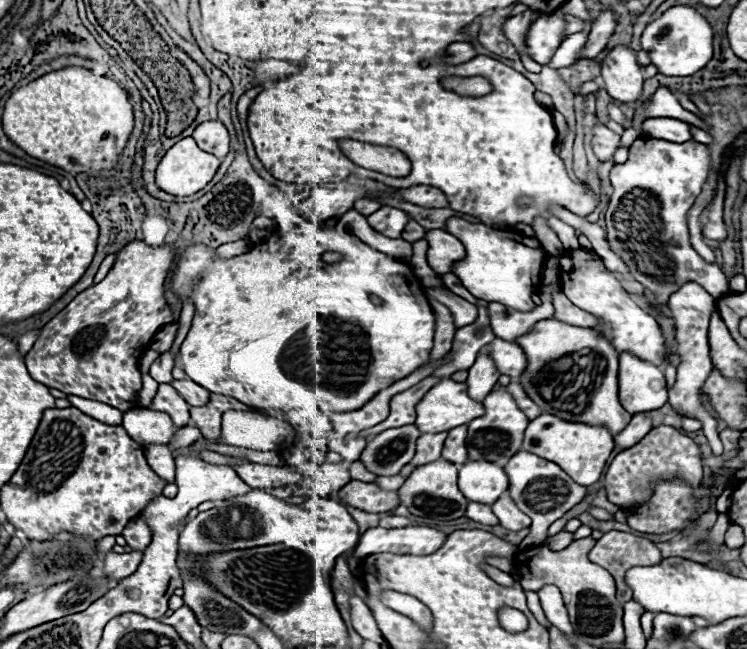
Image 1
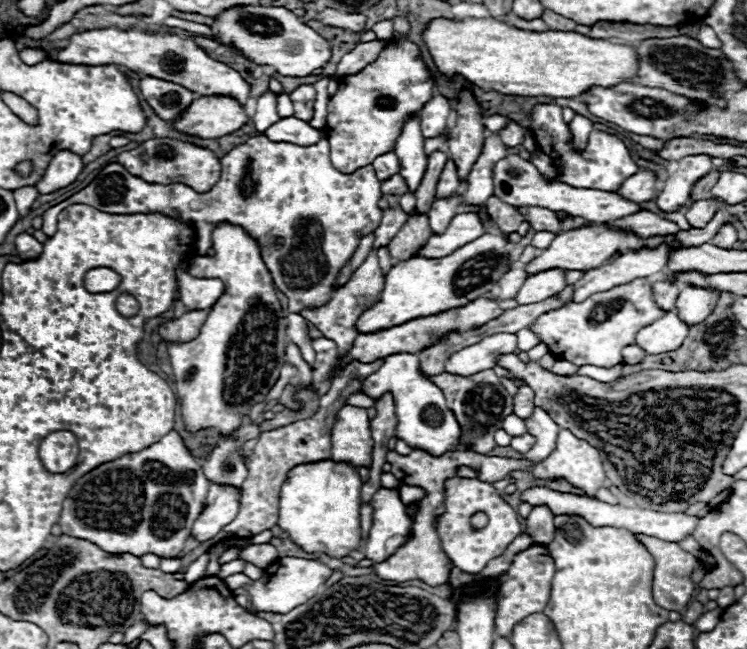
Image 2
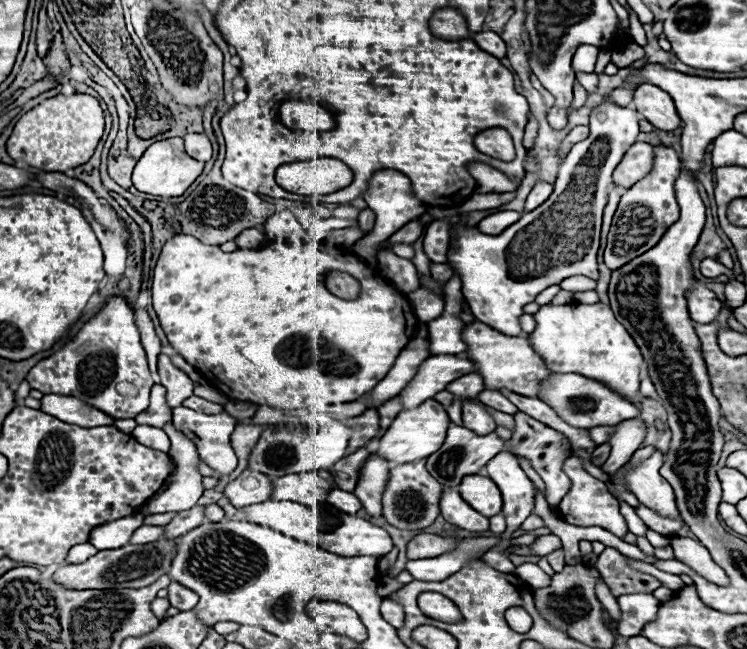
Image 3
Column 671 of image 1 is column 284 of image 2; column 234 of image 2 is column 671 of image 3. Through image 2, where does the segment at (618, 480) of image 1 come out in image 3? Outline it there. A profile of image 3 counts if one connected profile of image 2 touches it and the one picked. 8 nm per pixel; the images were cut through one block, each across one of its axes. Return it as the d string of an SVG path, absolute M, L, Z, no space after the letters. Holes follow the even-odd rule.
M644 504L636 506L636 514L644 520L644 524L650 530L654 530L654 532L658 532L662 536L670 536L672 538L682 528L682 522L680 520L674 520L674 518L668 518L668 516L660 516L658 512L654 512L652 508L648 508Z

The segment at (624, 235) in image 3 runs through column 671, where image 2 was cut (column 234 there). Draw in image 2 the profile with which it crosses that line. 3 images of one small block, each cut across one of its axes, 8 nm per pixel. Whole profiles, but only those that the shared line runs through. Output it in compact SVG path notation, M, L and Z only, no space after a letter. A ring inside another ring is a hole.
M252 136L222 158L222 178L206 194L198 194L190 186L182 184L150 184L138 176L132 176L116 162L108 164L84 190L42 214L42 232L48 238L54 236L58 230L58 214L62 212L62 208L68 208L72 204L88 204L110 214L164 214L188 224L196 232L196 254L202 256L212 248L214 228L222 222L228 222L244 228L246 234L258 242L262 260L270 270L274 284L288 298L288 310L300 312L304 306L322 306L328 302L328 298L332 298L332 284L336 280L336 274L354 254L360 238L374 232L382 220L382 210L378 208L380 196L380 182L374 168L362 166L352 174L342 174L330 162L330 146L326 138L318 140L312 146L296 146L290 142L272 142L266 136ZM248 166L250 178L256 184L256 192L252 196L242 196L240 182L246 178Z

